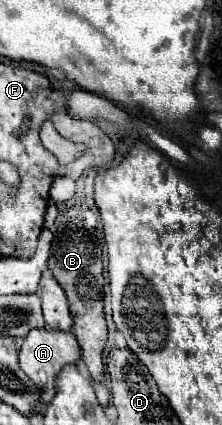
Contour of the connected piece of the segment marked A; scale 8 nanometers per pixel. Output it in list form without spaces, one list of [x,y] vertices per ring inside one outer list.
[[[34,329],[28,333],[28,337],[22,343],[22,349],[18,353],[18,363],[20,369],[32,379],[32,383],[42,391],[40,393],[40,403],[42,407],[48,405],[48,401],[54,397],[54,377],[56,373],[68,365],[74,363],[80,357],[80,347],[76,343],[76,337],[72,333],[62,333],[62,331],[48,331],[48,329]]]

